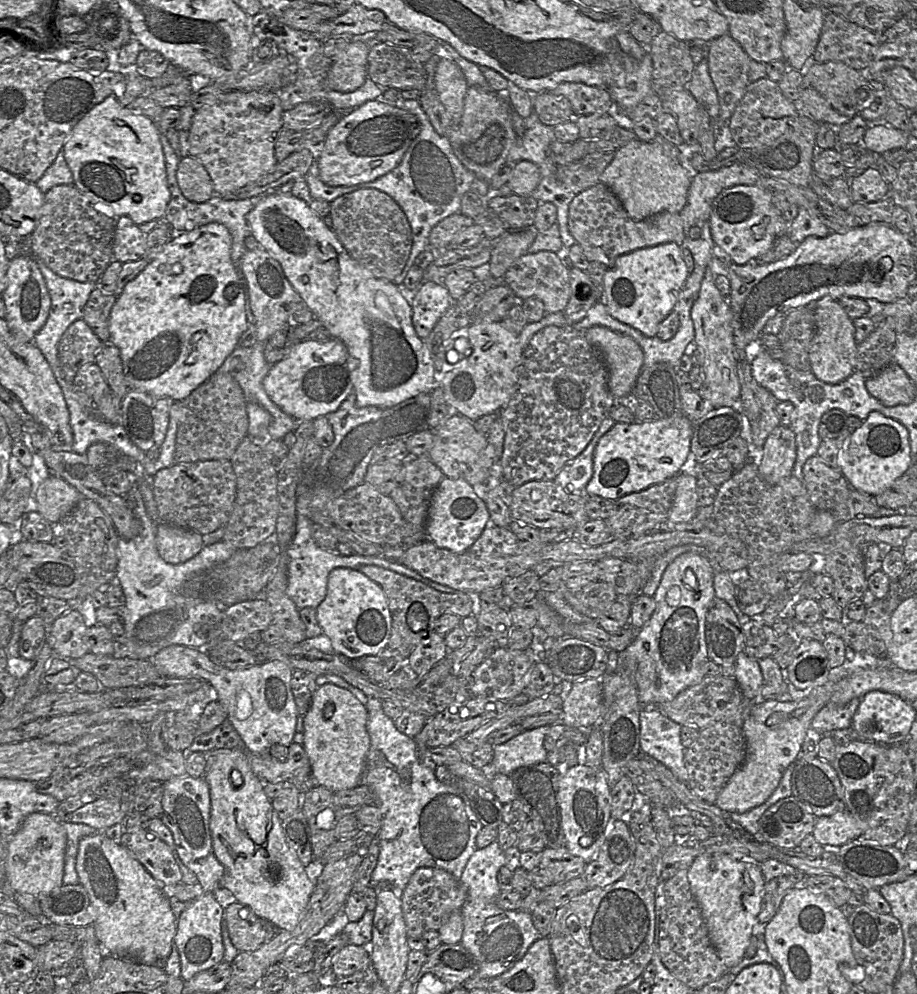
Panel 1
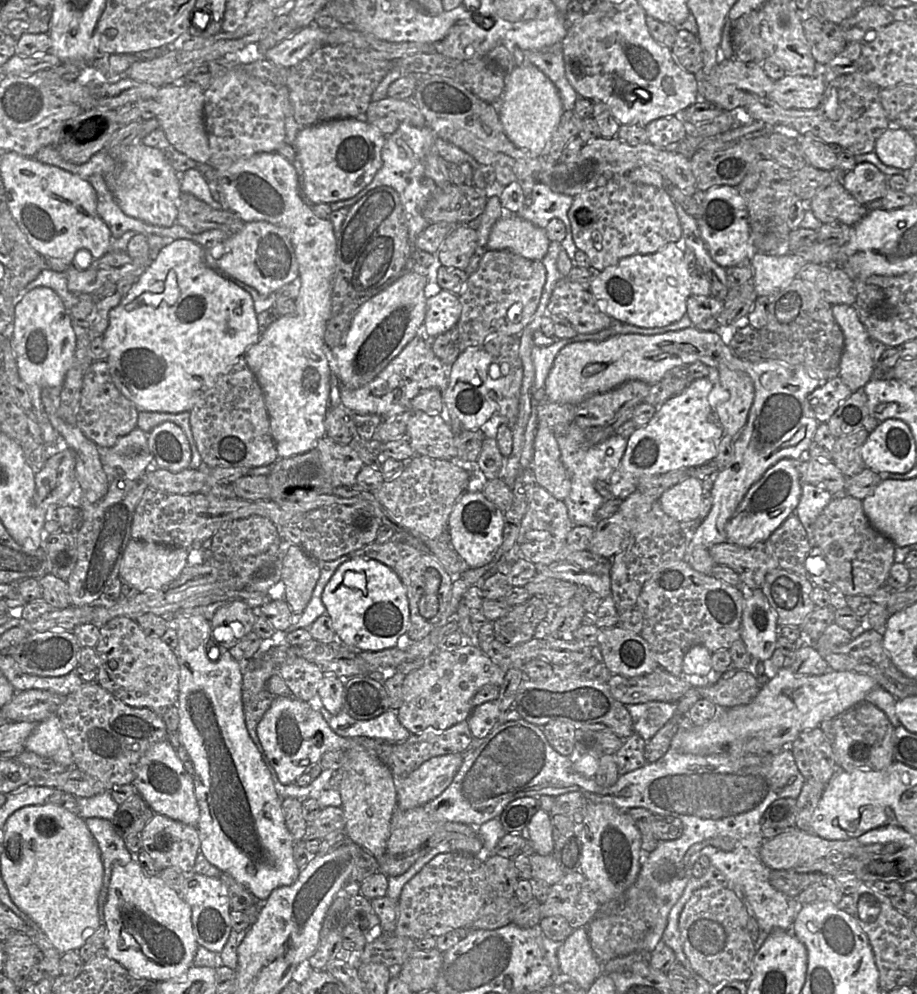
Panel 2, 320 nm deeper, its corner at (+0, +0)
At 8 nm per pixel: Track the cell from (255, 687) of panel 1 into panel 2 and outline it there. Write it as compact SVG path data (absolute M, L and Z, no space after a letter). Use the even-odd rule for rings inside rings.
M281 696L274 697L270 707L259 721L257 735L269 764L275 770L279 781L285 785L295 783L300 775L319 763L326 752L363 747L374 753L377 746L386 742L368 737L341 737L308 702L295 697Z

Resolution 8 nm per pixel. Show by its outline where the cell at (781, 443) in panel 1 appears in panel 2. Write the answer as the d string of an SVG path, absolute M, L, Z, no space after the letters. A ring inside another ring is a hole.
M784 458L771 466L745 494L733 516L727 522L727 541L741 547L750 547L765 542L770 535L794 513L801 495L800 474L797 461Z

